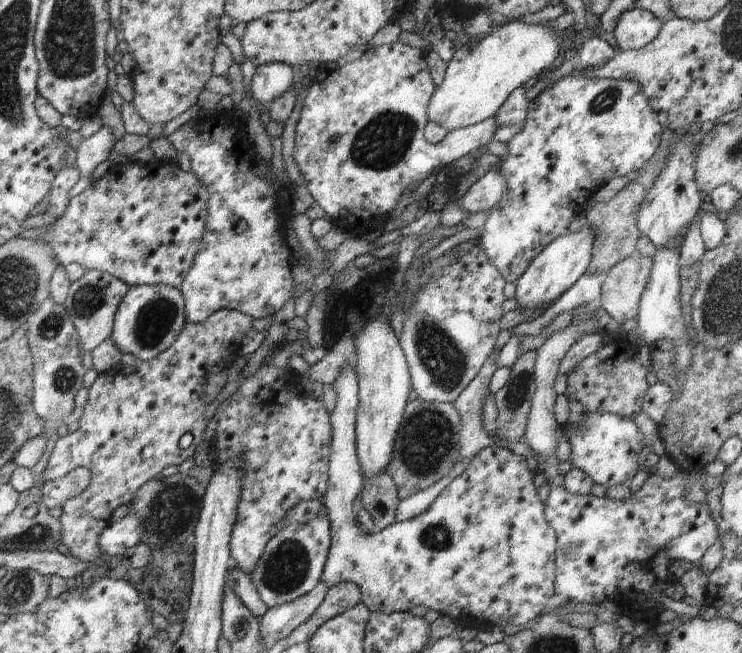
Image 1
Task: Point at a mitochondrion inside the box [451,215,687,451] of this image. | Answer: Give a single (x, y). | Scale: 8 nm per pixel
(518, 391)

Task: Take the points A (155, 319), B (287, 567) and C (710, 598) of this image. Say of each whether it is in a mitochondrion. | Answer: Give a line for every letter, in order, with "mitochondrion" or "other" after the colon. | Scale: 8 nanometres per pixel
A: mitochondrion
B: mitochondrion
C: other

